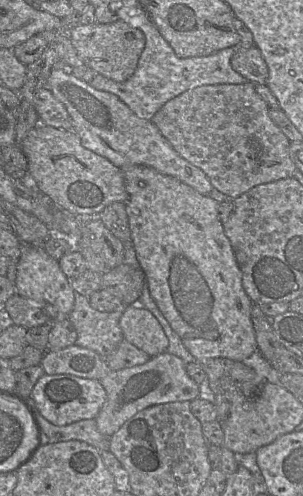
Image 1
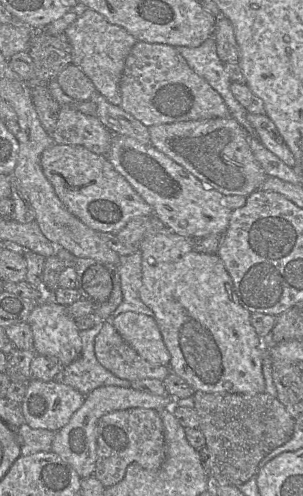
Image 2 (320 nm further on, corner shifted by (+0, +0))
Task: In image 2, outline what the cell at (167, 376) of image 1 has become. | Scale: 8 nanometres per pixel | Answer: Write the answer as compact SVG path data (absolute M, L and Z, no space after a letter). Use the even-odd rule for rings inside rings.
M101 386L91 391L83 405L72 415L69 422L55 433L52 452L59 455L80 476L81 479L92 476L97 459L97 422L105 414L130 408L146 408L160 411L171 408L175 399L169 394L164 396L142 392L132 387Z

